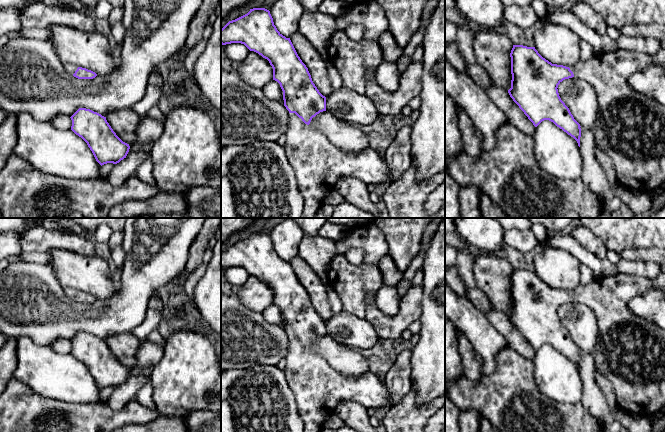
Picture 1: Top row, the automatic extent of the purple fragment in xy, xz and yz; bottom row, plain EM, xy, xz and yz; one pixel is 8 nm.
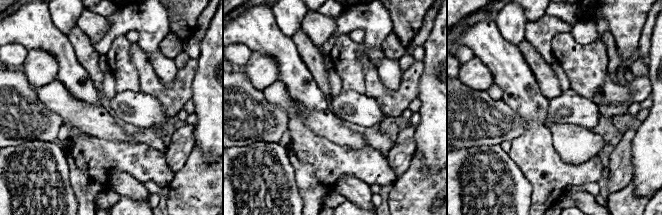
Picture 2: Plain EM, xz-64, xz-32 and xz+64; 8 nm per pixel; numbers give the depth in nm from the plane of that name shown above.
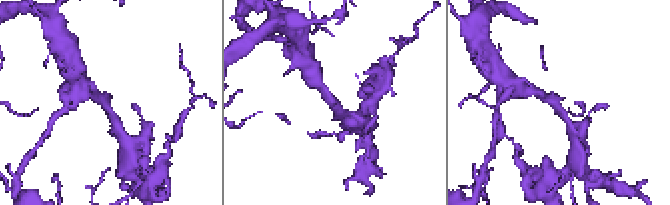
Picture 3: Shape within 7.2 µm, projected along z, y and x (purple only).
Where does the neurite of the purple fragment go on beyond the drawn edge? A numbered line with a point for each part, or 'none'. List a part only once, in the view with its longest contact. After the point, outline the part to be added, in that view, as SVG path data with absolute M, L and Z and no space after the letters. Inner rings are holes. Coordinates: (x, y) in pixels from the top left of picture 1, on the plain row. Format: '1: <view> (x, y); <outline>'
1: xz (318, 388); M289 337L288 351L284 374L294 393L304 423L303 432L321 432L324 422L343 401L352 401L376 409L389 404L390 395L384 381L374 373L367 371L357 377L344 376L333 369L319 354L305 348L295 337Z

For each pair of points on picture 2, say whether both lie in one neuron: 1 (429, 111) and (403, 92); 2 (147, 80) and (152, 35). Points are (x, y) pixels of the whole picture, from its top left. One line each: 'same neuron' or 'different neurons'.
1: different neurons
2: different neurons

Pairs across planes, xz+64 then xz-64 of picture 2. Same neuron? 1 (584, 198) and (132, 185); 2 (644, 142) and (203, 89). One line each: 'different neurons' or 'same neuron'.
1: same neuron
2: same neuron

